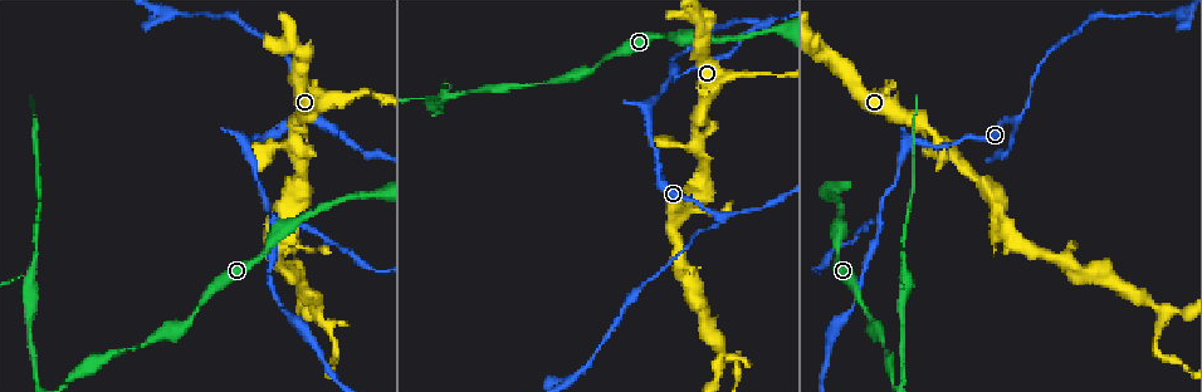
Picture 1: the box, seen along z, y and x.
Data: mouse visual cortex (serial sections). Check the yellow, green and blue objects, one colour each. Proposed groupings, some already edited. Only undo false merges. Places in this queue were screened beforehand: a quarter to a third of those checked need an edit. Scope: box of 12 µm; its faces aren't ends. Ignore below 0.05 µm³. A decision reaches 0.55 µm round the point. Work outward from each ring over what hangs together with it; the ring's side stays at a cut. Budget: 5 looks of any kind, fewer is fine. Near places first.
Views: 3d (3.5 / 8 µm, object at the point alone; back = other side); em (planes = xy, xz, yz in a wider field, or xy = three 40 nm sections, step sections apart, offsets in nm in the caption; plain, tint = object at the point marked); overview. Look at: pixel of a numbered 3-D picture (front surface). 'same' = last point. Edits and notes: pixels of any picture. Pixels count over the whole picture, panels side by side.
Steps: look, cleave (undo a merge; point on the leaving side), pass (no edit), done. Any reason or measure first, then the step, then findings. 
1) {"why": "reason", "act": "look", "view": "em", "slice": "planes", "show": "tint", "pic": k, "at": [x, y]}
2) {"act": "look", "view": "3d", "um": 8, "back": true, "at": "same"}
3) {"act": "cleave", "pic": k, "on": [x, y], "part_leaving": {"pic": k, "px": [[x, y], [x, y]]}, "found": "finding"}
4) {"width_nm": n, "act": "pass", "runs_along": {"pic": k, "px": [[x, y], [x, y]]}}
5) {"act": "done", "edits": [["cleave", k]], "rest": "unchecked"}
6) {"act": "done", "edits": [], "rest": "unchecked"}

{"why": "narrows sharply", "act": "look", "view": "em", "slice": "planes", "show": "tint", "pic": 1, "at": [916, 143]}

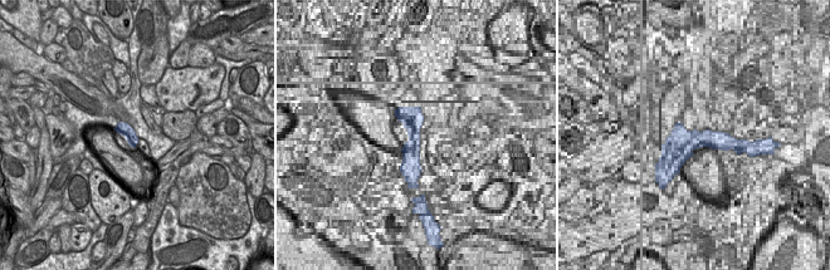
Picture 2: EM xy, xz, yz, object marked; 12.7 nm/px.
{"why": "see where the arms go", "act": "look", "view": "3d", "um": 3.5, "back": true, "at": "same"}

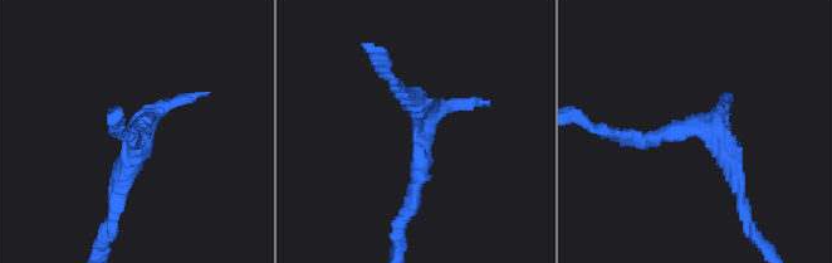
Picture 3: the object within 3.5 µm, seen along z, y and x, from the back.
{"act": "pass", "runs_along": {"pic": 3, "px": [[621, 136], [708, 128], [739, 194]]}, "found": "one cell here"}

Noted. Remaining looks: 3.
{"why": "narrows sharply", "act": "look", "view": "3d", "um": 3.5, "back": true, "pic": 1, "at": [880, 214]}

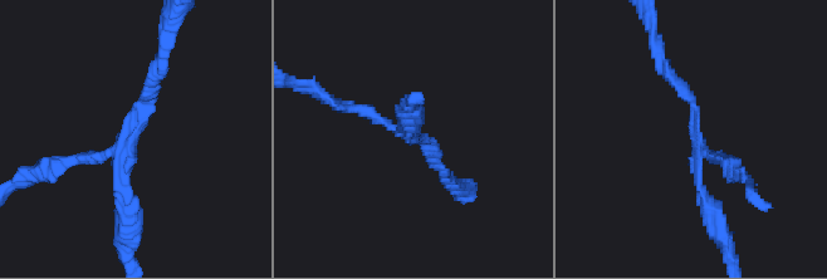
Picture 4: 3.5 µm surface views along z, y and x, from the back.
{"act": "look", "view": "em", "slice": "xy", "step": 5, "show": "tint", "pic": 4, "at": [408, 137]}

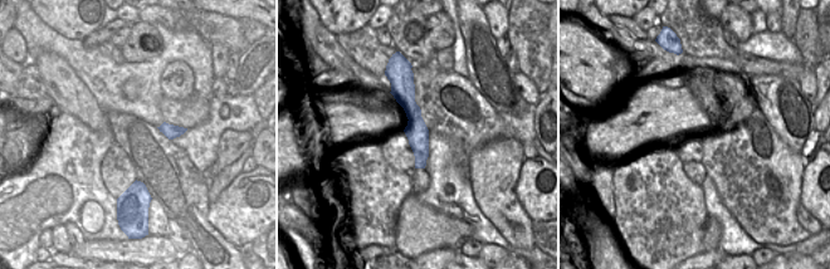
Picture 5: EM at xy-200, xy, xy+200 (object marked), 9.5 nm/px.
{"why": "another direction", "act": "look", "view": "em", "slice": "xy", "step": 2, "show": "tint", "at": "same"}

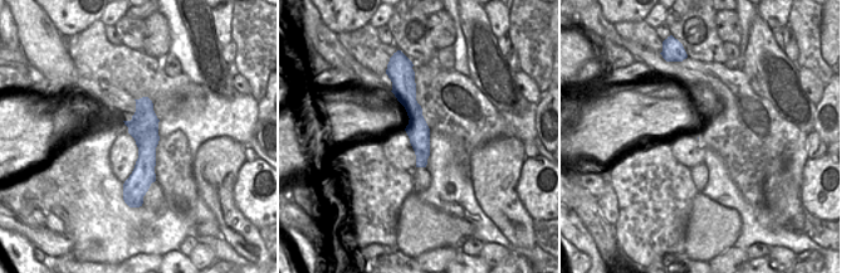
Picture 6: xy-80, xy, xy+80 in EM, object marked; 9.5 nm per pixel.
{"act": "cleave", "pic": 4, "on": [60, 160], "part_leaving": {"pic": 4, "px": [[99, 155], [72, 158], [25, 179]]}, "found": "a second cell is stuck on"}

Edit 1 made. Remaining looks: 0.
{"act": "done", "edits": [["cleave", 4]], "rest": "unchecked"}

